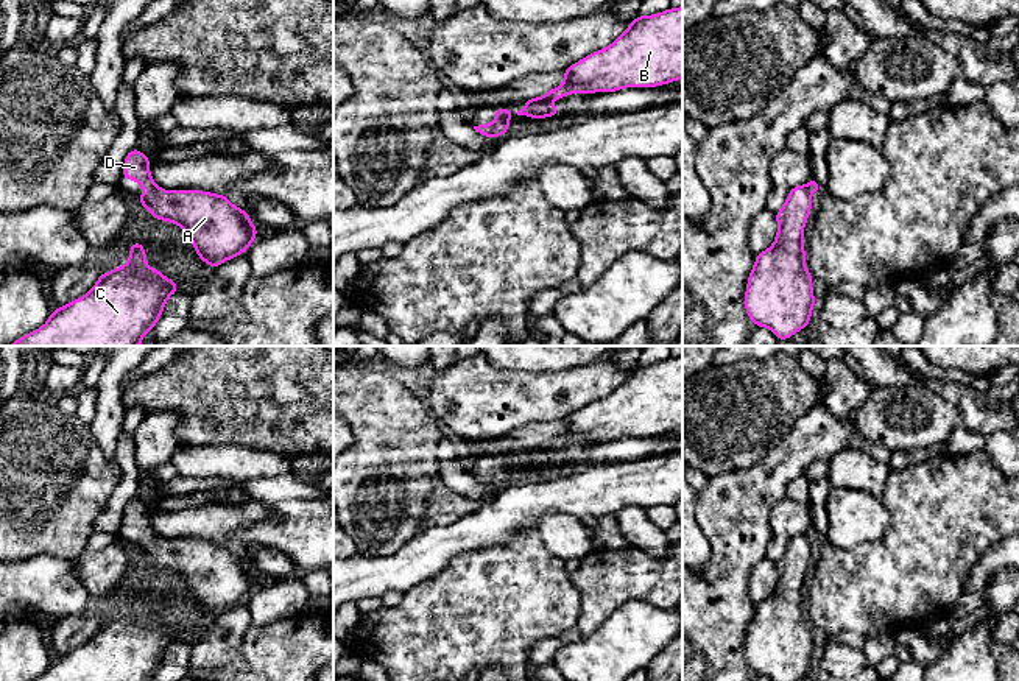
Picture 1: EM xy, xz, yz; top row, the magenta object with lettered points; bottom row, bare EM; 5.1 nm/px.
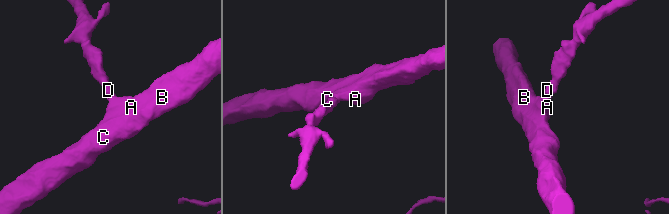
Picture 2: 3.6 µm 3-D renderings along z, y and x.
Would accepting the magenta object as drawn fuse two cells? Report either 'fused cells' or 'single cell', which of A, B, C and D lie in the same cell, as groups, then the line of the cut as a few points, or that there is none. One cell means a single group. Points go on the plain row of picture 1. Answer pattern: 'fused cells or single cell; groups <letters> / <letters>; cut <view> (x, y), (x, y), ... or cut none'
single cell; groups A B C D; cut none

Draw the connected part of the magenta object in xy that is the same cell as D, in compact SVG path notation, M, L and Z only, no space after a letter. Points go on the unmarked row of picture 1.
M136 497L125 506L122 527L132 528L146 539L136 545L140 553L156 569L178 573L212 620L246 602L259 583L248 566L249 559L234 555L227 544L159 538L150 522L150 505Z

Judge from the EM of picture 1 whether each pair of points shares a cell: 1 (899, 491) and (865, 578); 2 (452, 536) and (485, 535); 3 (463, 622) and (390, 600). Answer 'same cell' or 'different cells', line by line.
1: same cell
2: same cell
3: different cells

